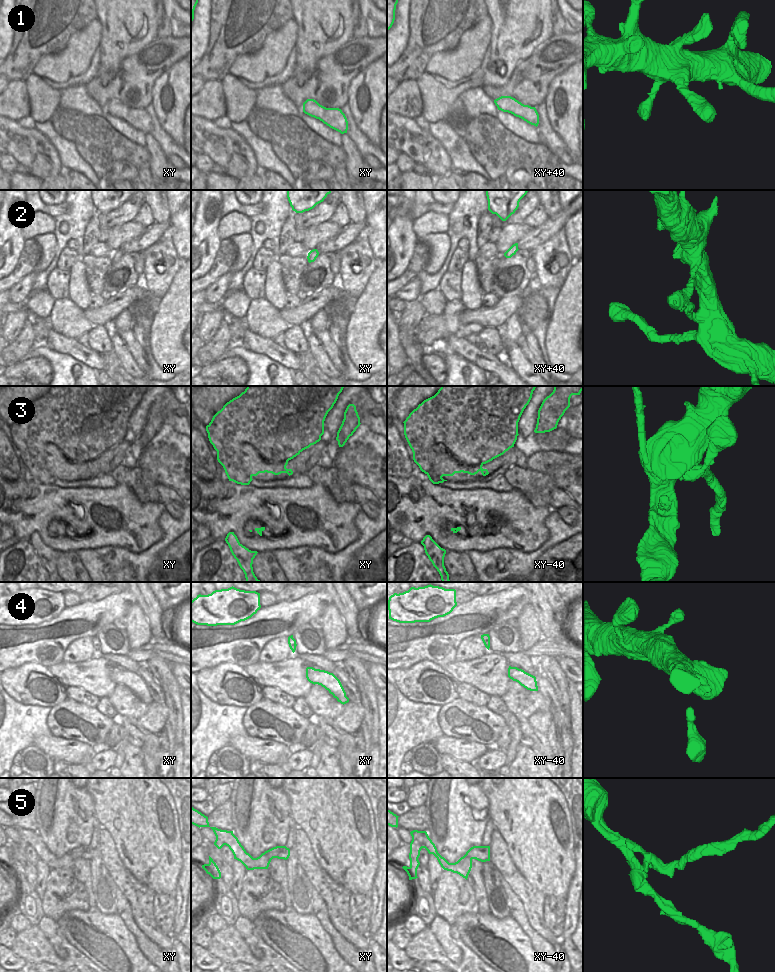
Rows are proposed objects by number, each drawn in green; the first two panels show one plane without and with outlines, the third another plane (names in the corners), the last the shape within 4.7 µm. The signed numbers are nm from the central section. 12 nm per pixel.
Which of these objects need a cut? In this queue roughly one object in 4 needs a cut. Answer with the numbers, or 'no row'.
3, 5

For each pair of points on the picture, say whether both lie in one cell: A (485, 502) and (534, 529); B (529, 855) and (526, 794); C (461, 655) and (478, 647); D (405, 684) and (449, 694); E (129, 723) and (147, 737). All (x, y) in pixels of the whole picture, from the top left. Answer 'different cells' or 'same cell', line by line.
A: same cell
B: same cell
C: same cell
D: same cell
E: same cell

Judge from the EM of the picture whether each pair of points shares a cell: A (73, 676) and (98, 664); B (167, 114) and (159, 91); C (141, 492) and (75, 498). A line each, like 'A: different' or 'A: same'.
A: same
B: same
C: different

